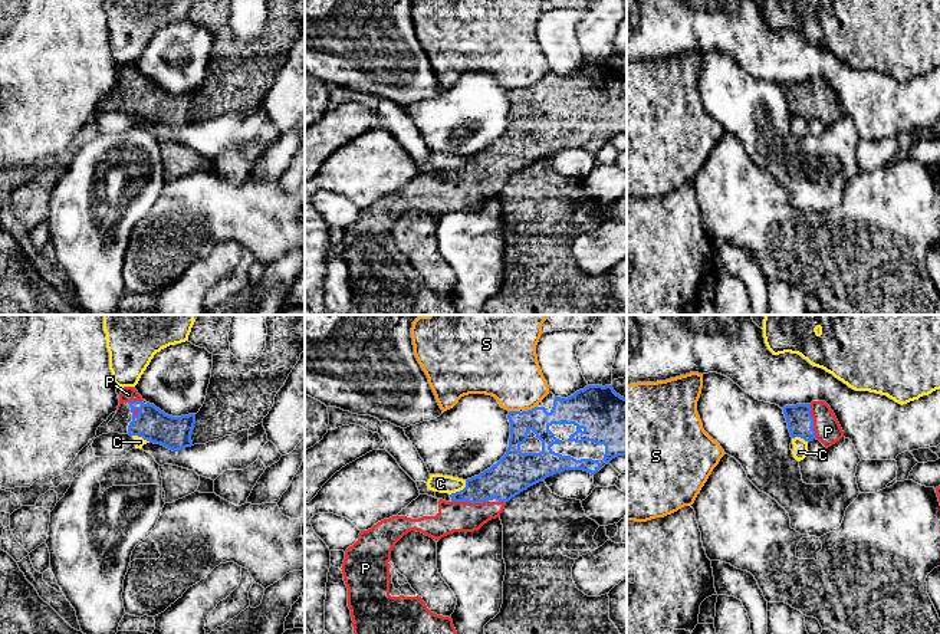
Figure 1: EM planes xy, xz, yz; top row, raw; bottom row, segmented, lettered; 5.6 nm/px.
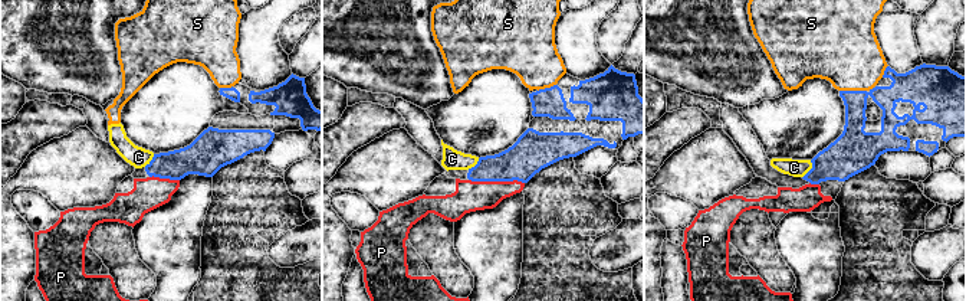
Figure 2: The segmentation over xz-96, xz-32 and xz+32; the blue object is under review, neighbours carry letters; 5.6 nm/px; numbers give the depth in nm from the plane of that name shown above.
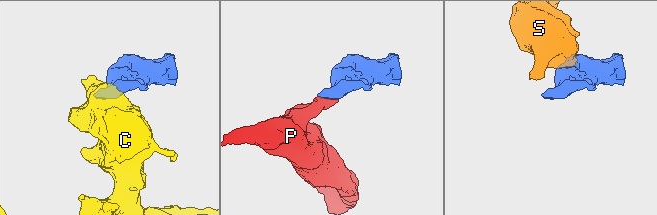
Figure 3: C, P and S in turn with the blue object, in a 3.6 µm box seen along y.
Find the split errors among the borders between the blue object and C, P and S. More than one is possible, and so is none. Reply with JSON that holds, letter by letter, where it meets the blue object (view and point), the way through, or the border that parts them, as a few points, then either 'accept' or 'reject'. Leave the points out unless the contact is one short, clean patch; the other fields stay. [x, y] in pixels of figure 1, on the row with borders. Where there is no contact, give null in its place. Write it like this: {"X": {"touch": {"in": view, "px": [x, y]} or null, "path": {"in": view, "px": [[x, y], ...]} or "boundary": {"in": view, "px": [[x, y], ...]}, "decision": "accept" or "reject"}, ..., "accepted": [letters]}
{"C": {"touch": {"in": "xz", "px": [460, 490]}, "boundary": {"in": "xz", "px": [[466, 480], [462, 489], [450, 495]]}, "decision": "reject"}, "P": {"touch": {"in": "xz", "px": [470, 502]}, "path": {"in": "xz", "px": [[508, 478], [487, 485], [470, 502], [453, 516]]}, "decision": "accept"}, "S": {"touch": {"in": "xz", "px": [513, 411]}, "decision": "reject"}, "accepted": ["P"]}

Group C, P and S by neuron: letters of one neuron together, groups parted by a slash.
C S / P

